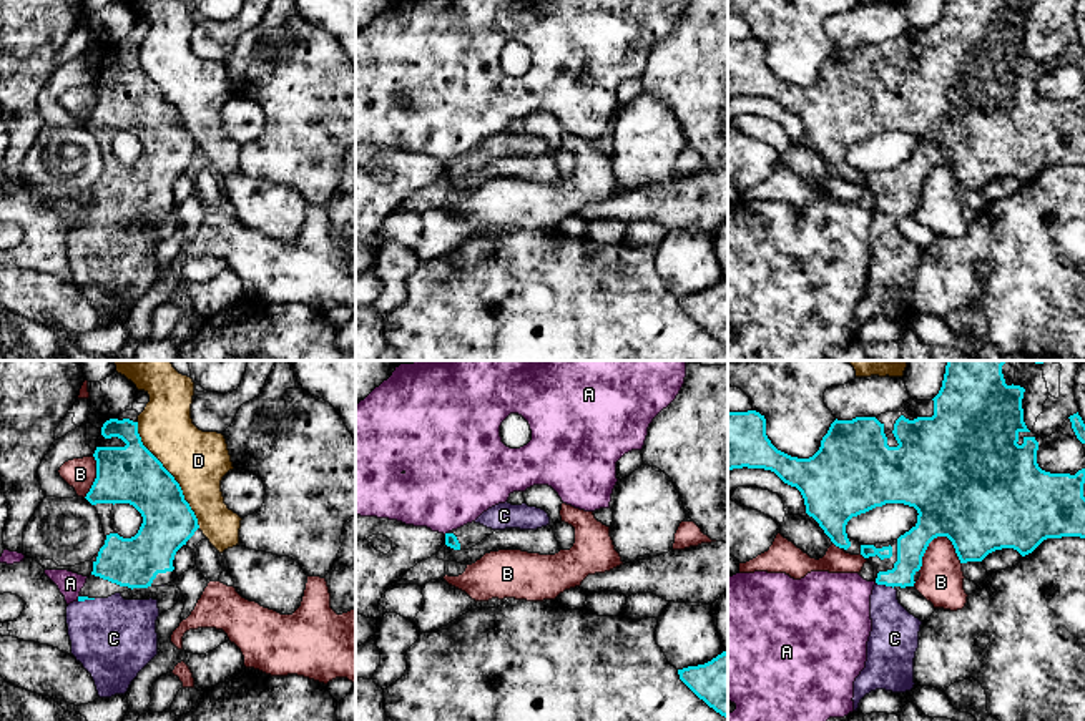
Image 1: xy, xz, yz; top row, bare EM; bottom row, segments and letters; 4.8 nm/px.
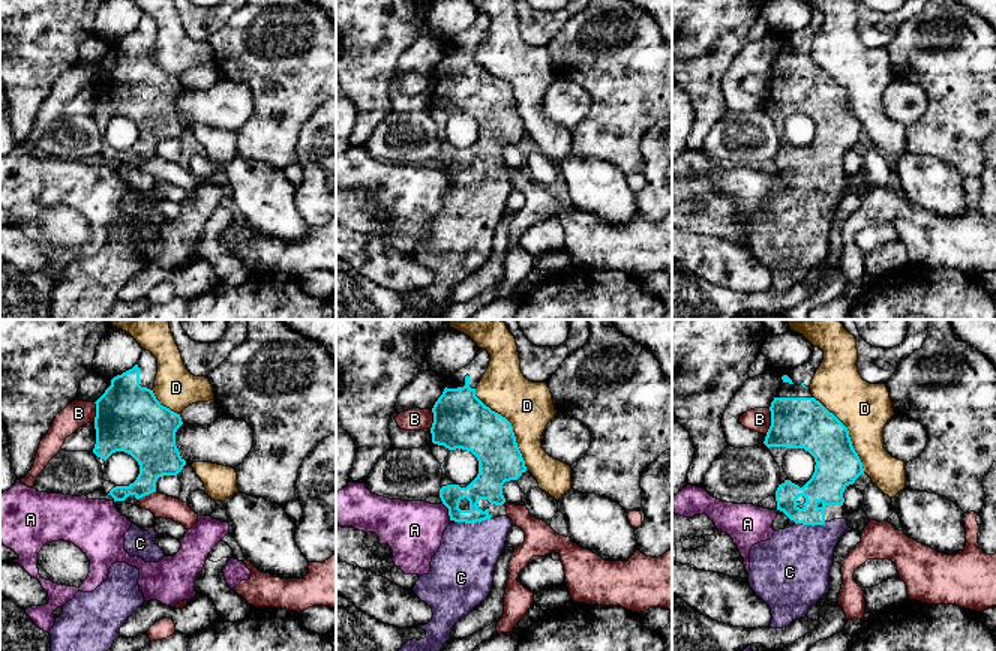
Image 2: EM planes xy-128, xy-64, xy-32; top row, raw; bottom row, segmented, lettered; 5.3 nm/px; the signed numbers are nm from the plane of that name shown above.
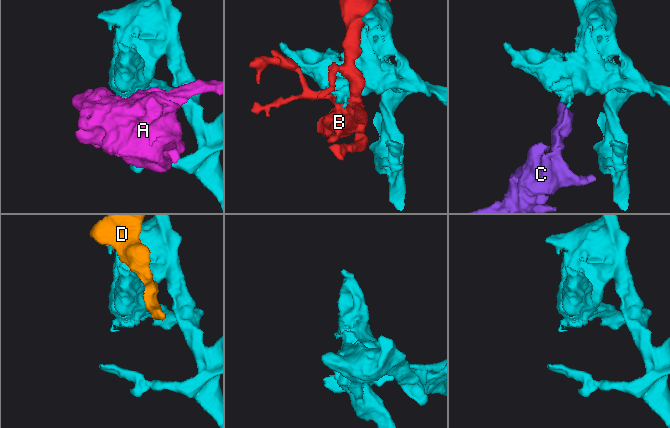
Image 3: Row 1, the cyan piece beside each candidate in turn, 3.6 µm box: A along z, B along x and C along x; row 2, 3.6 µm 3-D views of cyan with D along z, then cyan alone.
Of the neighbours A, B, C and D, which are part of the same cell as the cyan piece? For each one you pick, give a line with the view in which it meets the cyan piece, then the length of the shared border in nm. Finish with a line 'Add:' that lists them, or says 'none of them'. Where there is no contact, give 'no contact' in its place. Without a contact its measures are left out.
C: contact in yz; length 90 nm
Add: C

